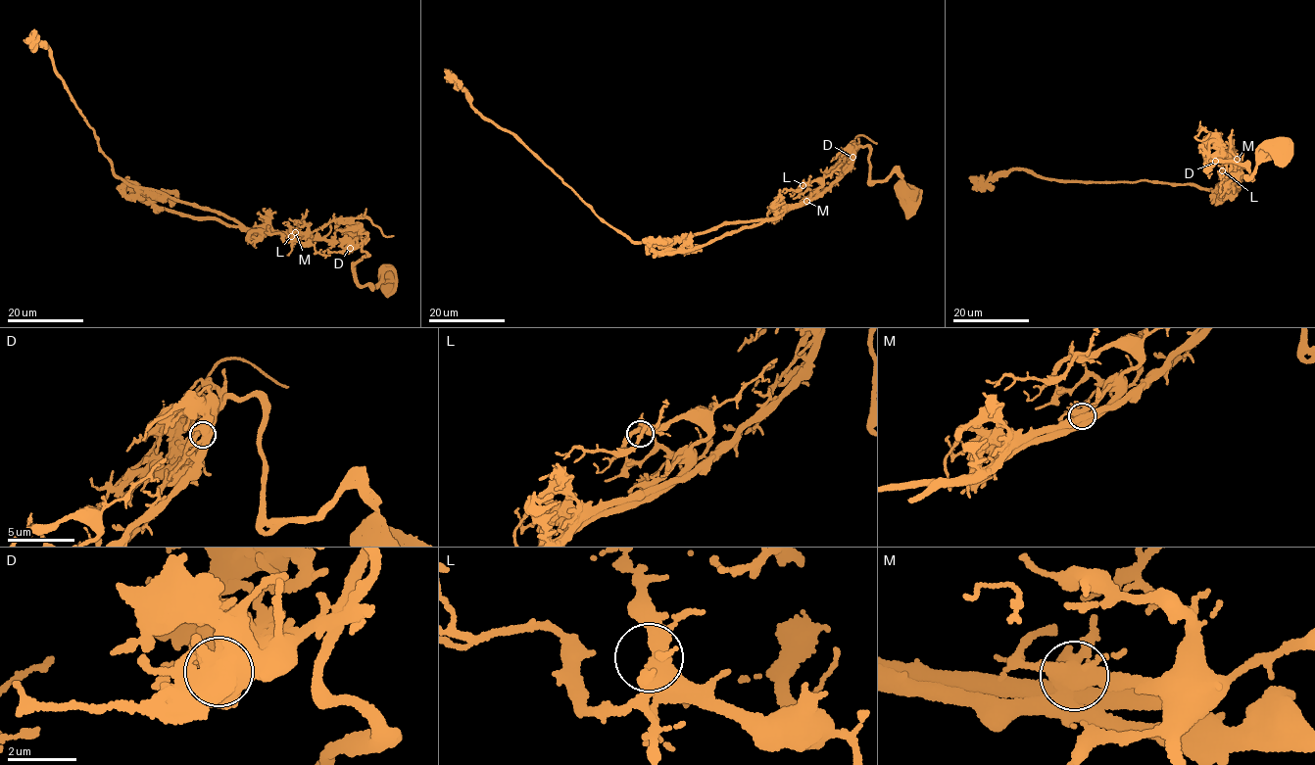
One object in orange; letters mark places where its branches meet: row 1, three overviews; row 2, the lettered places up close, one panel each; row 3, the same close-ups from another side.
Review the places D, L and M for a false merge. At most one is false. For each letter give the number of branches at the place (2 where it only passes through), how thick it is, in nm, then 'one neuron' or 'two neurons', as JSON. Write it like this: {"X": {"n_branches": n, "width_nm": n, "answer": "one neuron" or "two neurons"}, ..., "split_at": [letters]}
{"D": {"n_branches": 4, "width_nm": 480, "answer": "one neuron"}, "L": {"n_branches": 5, "width_nm": 420, "answer": "one neuron"}, "M": {"n_branches": 6, "width_nm": 550, "answer": "two neurons"}, "split_at": ["M"]}

